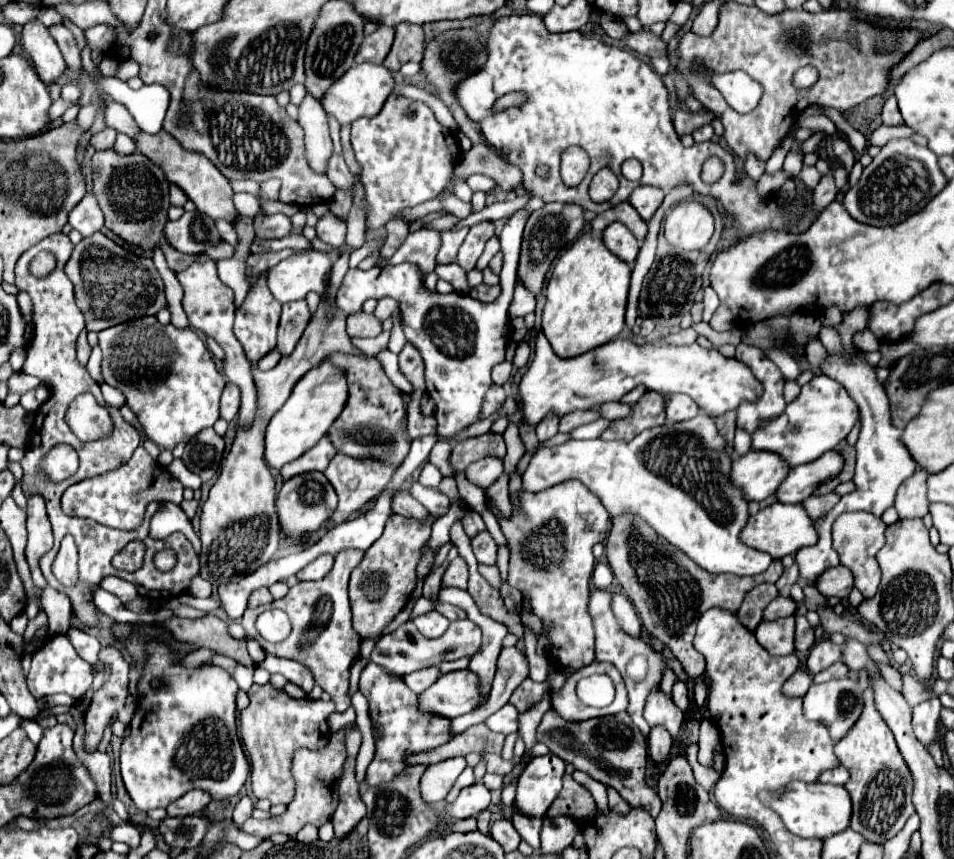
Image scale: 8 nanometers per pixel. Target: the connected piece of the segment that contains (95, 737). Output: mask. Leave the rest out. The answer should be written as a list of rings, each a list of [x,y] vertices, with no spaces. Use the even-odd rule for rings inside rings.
[[[105,646],[99,652],[99,660],[109,666],[109,680],[97,690],[85,712],[85,746],[95,750],[103,730],[113,722],[117,712],[125,706],[127,682],[129,682],[129,664],[123,660],[121,652],[113,646]]]

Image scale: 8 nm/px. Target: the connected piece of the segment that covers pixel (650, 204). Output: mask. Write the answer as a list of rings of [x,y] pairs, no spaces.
[[[639,186],[631,192],[629,202],[639,212],[639,216],[643,220],[649,220],[655,214],[655,210],[659,208],[659,204],[663,202],[663,198],[665,198],[665,192],[661,188],[657,188],[657,186]]]

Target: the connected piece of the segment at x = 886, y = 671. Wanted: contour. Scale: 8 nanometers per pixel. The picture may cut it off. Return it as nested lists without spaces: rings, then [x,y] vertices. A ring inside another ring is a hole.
[[[877,664],[882,676],[885,678],[886,682],[896,691],[901,693],[902,690],[902,677],[898,670],[893,668],[891,665]]]

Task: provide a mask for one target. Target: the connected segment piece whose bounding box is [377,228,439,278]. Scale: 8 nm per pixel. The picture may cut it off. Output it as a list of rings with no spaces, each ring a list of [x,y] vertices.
[[[421,228],[413,234],[407,236],[407,240],[401,244],[401,248],[391,256],[391,258],[377,258],[377,266],[381,268],[383,264],[401,264],[401,262],[411,262],[419,266],[421,276],[425,278],[429,272],[435,270],[435,254],[439,250],[439,232]]]

